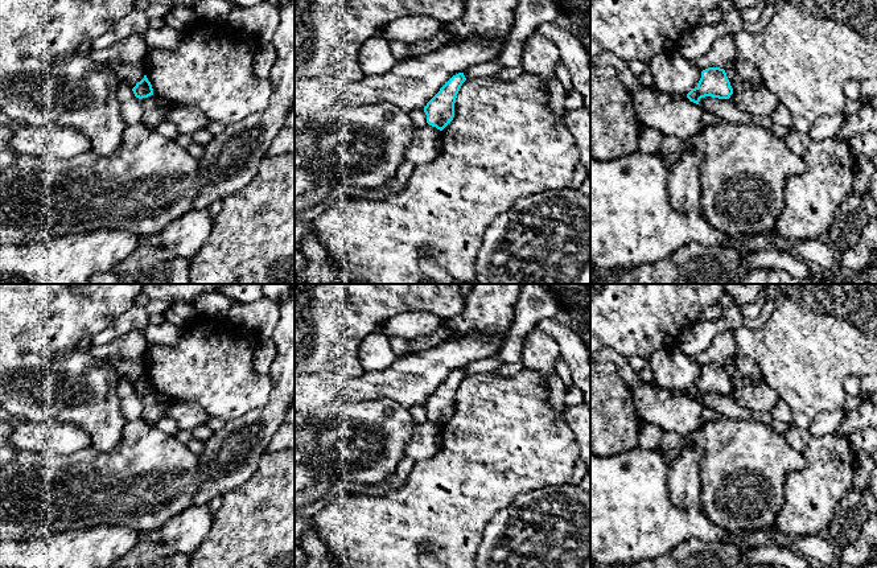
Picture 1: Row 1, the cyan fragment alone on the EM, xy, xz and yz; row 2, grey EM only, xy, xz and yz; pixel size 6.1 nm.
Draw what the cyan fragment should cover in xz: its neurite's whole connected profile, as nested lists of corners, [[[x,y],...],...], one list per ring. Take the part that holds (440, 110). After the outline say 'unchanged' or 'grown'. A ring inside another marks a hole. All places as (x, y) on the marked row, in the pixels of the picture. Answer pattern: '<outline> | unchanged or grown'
[[[464,73],[453,75],[427,103],[424,112],[429,125],[442,131],[453,120],[456,98],[465,81]]] | unchanged

